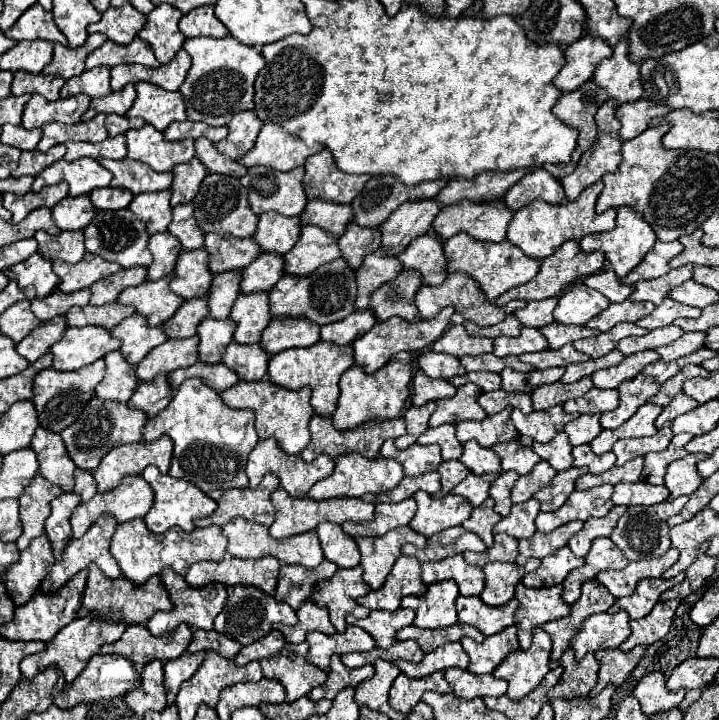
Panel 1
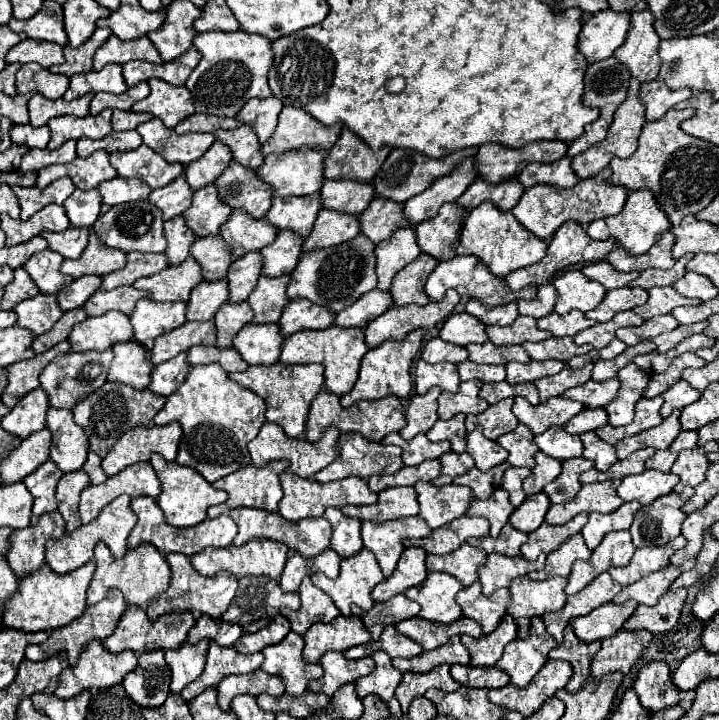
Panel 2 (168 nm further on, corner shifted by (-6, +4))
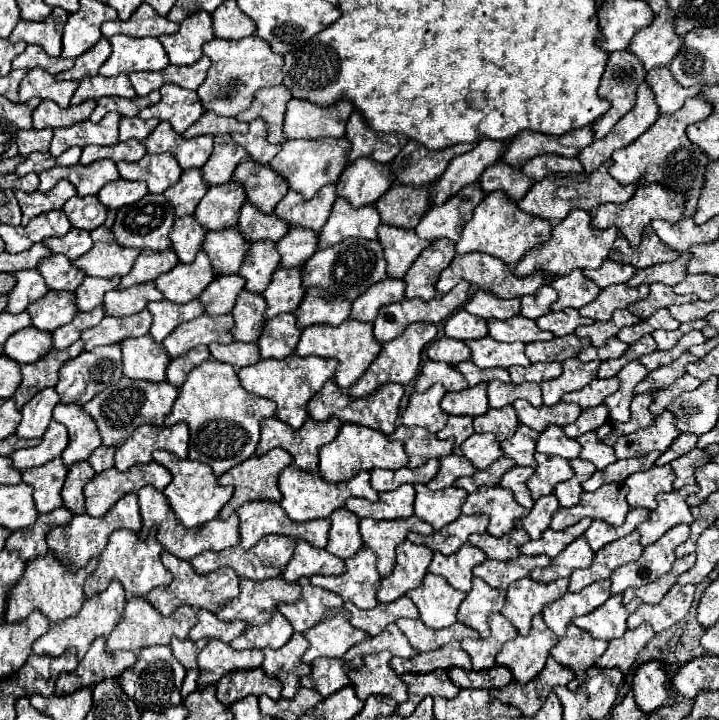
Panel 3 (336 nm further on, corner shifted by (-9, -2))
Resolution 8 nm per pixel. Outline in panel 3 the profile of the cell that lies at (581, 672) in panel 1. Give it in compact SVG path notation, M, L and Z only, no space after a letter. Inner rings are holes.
M574 624L568 626L566 636L560 638L560 642L552 648L552 656L560 664L576 672L576 678L568 684L570 690L576 690L582 684L584 672L590 666L594 666L596 658L600 658L606 648L608 648L606 640L594 640L588 632L582 632L578 626Z

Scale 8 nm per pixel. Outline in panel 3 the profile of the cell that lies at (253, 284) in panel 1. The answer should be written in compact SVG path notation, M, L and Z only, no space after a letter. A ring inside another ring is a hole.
M290 228L290 232L276 242L282 256L282 268L302 268L318 248L318 234L308 228Z

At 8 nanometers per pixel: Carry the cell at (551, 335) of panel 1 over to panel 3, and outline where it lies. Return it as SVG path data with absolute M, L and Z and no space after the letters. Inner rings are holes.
M568 308L562 312L548 312L548 316L542 316L536 320L536 324L542 330L550 330L554 336L566 336L572 334L578 326L582 324L590 324L590 318L584 318L578 314L578 310Z

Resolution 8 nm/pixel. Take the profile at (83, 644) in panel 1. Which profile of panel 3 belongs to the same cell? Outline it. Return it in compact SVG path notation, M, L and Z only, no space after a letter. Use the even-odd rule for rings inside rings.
M112 580L104 592L100 592L98 596L92 596L92 598L86 598L82 602L82 610L78 614L74 614L72 618L60 620L60 624L50 624L50 632L46 632L46 636L40 636L34 642L34 646L32 646L34 654L38 654L38 656L44 656L44 654L46 656L60 656L68 646L74 646L78 650L78 658L82 660L84 652L90 648L90 644L96 638L108 636L116 628L116 624L122 618L124 604L126 604L126 596L124 596L122 584L118 584L118 580Z

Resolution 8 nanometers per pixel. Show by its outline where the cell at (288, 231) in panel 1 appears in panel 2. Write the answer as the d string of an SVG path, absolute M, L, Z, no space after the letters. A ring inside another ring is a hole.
M319 194L287 200L275 198L265 220L273 224L277 230L291 230L301 238L307 238L313 230L313 222L319 210L321 210Z

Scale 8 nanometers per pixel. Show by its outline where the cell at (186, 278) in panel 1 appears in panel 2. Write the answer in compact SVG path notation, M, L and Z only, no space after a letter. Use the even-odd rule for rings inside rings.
M221 236L197 238L195 244L191 246L191 256L199 262L203 280L207 280L207 282L223 280L229 264L233 262L231 250Z

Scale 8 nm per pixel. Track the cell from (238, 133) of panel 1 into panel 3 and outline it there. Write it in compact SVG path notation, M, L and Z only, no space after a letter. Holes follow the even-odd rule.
M280 84L274 88L260 88L246 112L240 112L236 118L242 122L250 122L254 118L264 118L268 124L268 142L282 144L286 142L286 136L282 136L282 124L284 124L284 112L286 104L290 100L290 90Z

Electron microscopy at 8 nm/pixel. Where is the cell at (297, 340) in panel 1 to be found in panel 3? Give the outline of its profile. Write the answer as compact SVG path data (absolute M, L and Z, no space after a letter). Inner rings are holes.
M322 288L306 290L302 304L296 308L294 316L298 320L298 328L306 328L312 324L332 324L338 326L350 316L350 302L334 300L326 296Z

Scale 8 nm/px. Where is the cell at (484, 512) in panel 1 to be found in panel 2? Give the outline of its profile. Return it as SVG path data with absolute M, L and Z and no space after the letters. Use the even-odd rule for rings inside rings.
M497 488L491 498L487 500L473 500L467 516L481 516L487 518L491 524L491 538L499 536L499 530L507 524L511 512L515 508L509 504L509 494L503 488Z

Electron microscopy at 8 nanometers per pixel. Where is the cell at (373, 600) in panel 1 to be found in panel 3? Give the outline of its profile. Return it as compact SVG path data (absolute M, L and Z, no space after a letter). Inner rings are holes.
M404 540L396 548L396 566L390 576L384 576L376 588L378 602L394 602L404 596L408 590L418 588L422 584L424 574L428 572L430 560L434 552L426 546L412 544Z

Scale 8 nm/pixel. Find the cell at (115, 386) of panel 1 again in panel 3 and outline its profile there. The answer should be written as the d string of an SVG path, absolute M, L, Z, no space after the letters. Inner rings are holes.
M126 338L122 342L122 360L124 374L132 380L150 380L162 382L166 378L166 366L170 364L170 356L166 356L166 348L154 342L154 338Z

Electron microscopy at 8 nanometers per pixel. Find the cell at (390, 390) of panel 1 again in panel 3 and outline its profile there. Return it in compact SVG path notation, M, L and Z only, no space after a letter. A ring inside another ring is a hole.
M414 322L410 324L402 336L394 338L392 342L386 342L380 350L380 356L370 364L370 368L364 372L362 378L358 378L350 388L348 388L348 394L354 396L354 398L362 398L362 396L368 396L370 392L374 392L380 384L386 384L386 382L396 382L396 384L408 384L416 378L418 374L418 366L420 366L420 354L424 350L426 344L430 344L434 338L436 338L436 324L426 324L426 322Z

